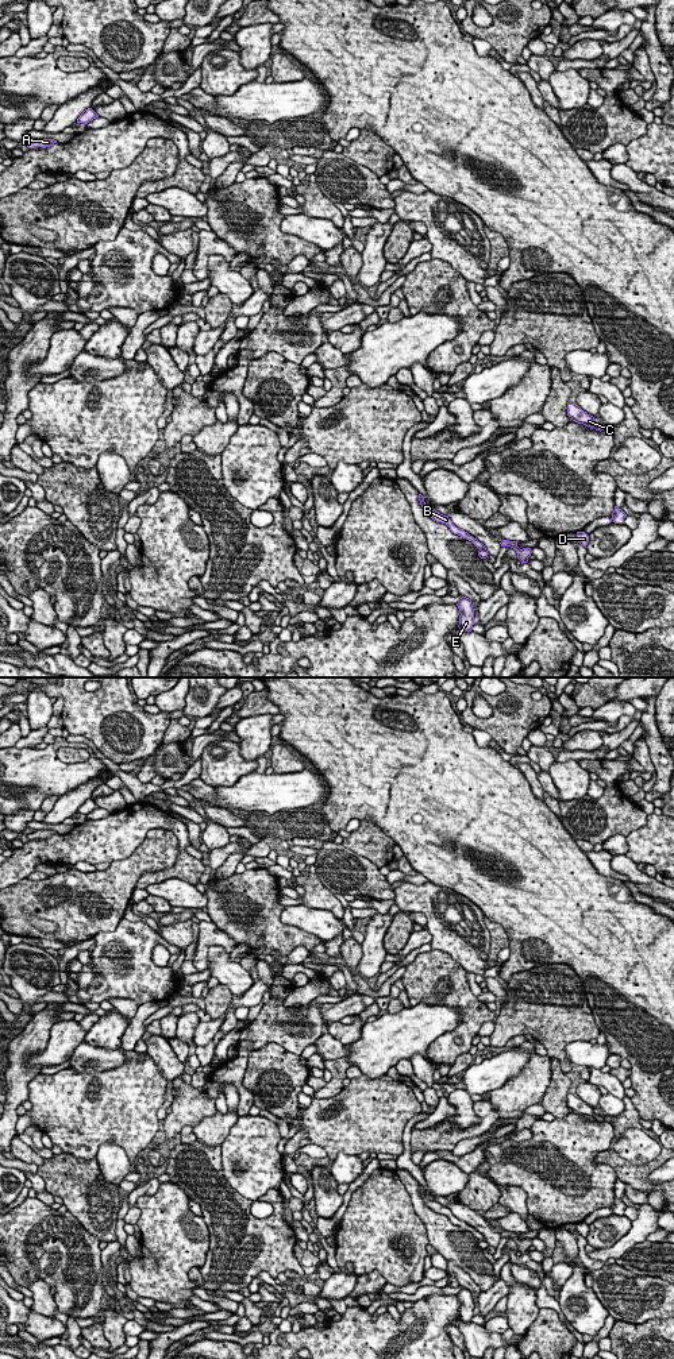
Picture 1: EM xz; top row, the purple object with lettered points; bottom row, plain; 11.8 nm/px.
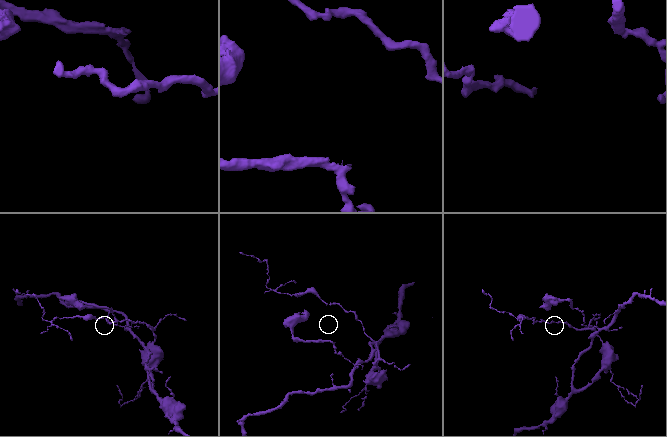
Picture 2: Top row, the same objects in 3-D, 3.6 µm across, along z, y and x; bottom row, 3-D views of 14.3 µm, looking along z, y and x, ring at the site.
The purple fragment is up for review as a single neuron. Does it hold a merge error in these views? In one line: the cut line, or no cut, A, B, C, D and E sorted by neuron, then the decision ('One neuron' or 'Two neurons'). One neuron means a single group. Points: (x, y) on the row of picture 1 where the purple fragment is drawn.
Split along xz (480, 549), (485, 551). Groups: A C D E / B. Two neurons

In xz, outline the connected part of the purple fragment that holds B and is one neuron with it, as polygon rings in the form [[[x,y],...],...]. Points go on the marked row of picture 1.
[[[419,494],[419,501],[420,501],[420,505],[421,507],[424,509],[424,511],[436,522],[442,522],[442,524],[446,524],[450,530],[454,533],[454,534],[458,534],[469,541],[471,541],[479,551],[486,551],[485,545],[482,543],[479,543],[477,538],[474,538],[473,536],[470,536],[467,532],[457,528],[452,521],[448,518],[448,516],[443,516],[440,514],[439,511],[436,511],[435,509],[434,510],[430,510],[427,506],[425,506],[425,502],[424,502],[424,497],[421,494]]]

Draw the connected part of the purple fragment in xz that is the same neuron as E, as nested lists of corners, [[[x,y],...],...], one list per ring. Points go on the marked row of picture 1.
[[[462,597],[458,601],[457,606],[461,613],[458,628],[462,629],[463,632],[471,632],[471,628],[474,625],[474,609],[471,601],[466,597]]]

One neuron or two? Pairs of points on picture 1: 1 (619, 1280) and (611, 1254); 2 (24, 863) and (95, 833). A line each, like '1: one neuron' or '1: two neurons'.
1: two neurons
2: one neuron

